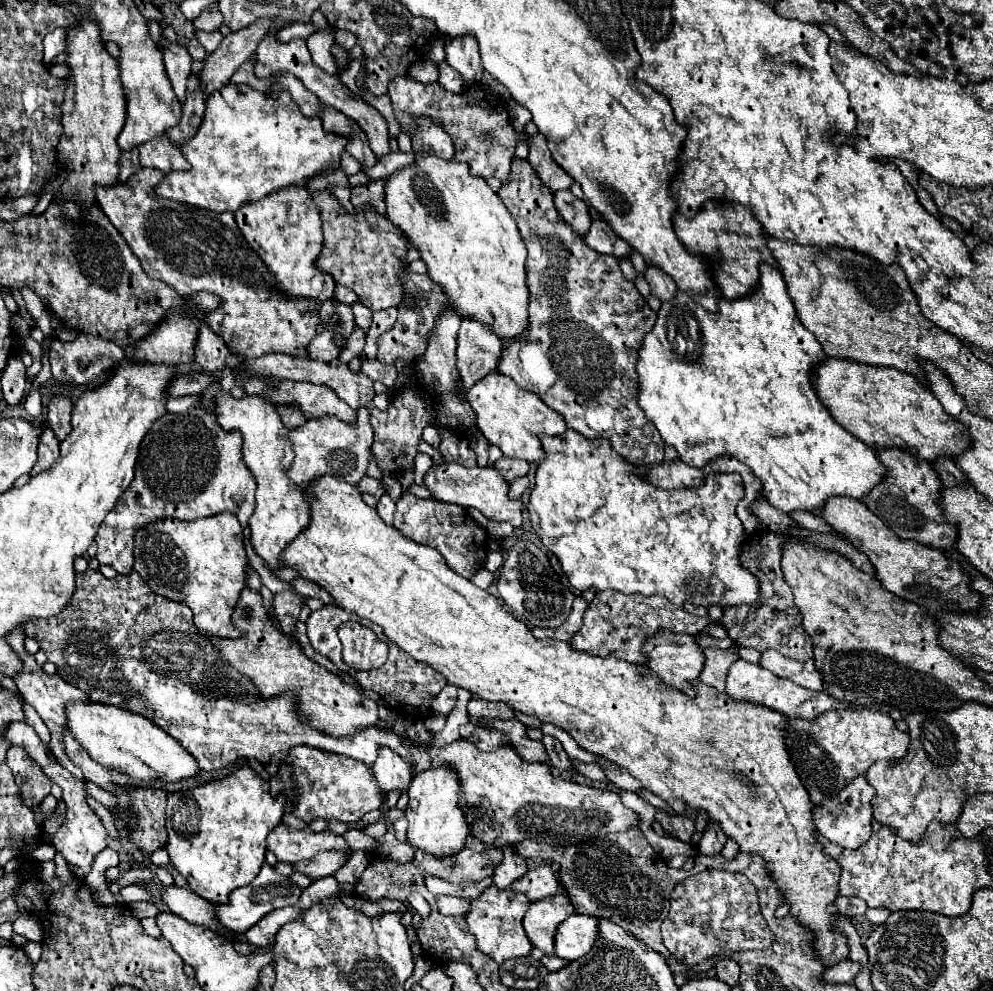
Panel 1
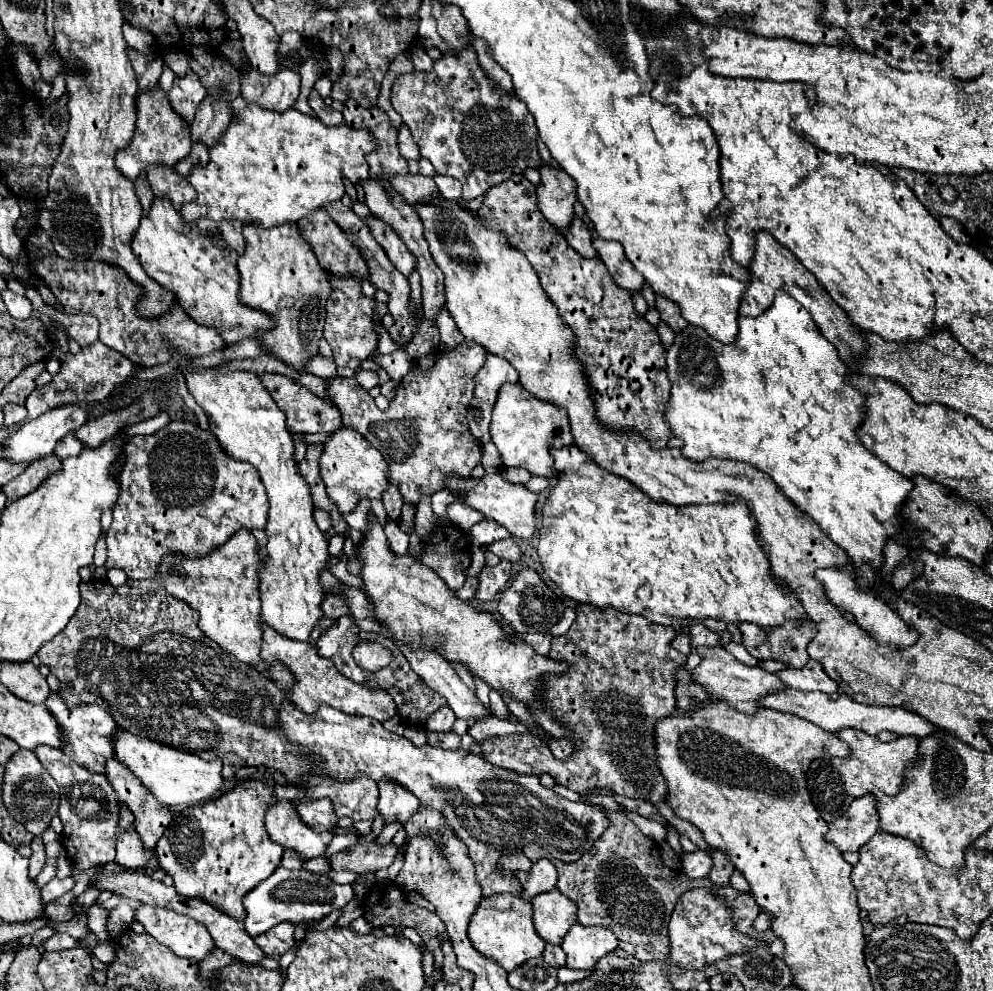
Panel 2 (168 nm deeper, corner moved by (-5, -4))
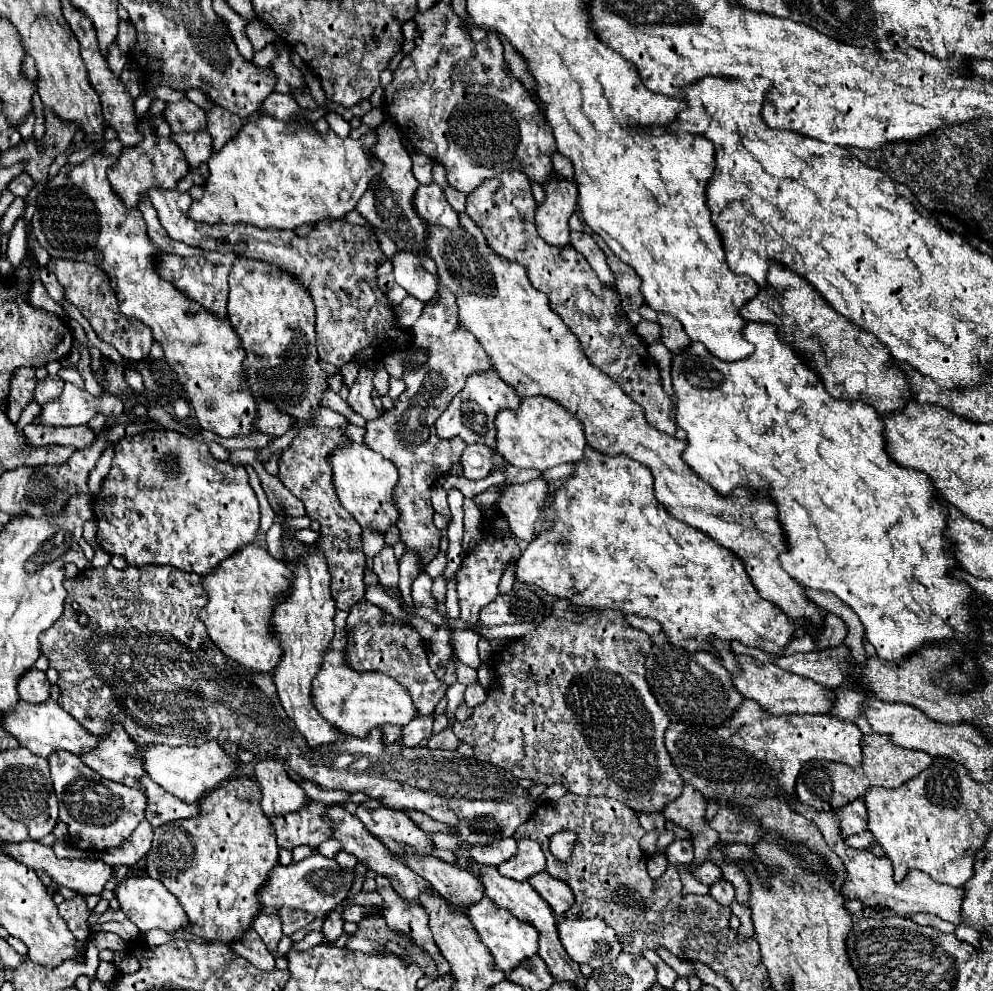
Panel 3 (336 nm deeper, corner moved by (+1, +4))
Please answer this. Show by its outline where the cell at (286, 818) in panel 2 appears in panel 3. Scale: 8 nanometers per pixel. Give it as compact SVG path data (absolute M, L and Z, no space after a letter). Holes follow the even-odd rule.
M267 759L257 763L255 777L263 791L261 809L269 819L285 813L293 813L311 801L304 794L303 789L289 779L281 761Z

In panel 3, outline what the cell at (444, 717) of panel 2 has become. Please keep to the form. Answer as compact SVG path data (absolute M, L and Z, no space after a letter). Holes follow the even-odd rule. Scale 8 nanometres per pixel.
M419 715L403 727L403 743L405 745L419 745L423 739L433 735L433 715Z

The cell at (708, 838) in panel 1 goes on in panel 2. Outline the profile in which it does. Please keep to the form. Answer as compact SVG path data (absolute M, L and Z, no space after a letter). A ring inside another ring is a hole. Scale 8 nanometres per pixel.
M713 851L713 871L709 873L711 883L715 883L717 887L727 887L729 885L729 877L733 875L733 865L729 861L729 857L725 857L725 853L721 851Z

